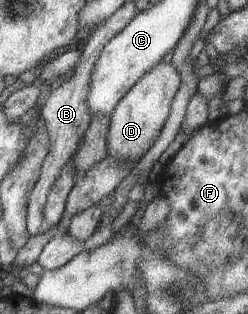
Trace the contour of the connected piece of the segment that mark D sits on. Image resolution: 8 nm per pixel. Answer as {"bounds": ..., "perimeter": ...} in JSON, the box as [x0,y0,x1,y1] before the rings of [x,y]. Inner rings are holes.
{"bounds":[105,62,179,162],"perimeter":[[[157,62],[117,101],[111,110],[105,142],[111,160],[137,162],[158,137],[170,111],[170,104],[179,88],[179,74],[170,62]]]}

